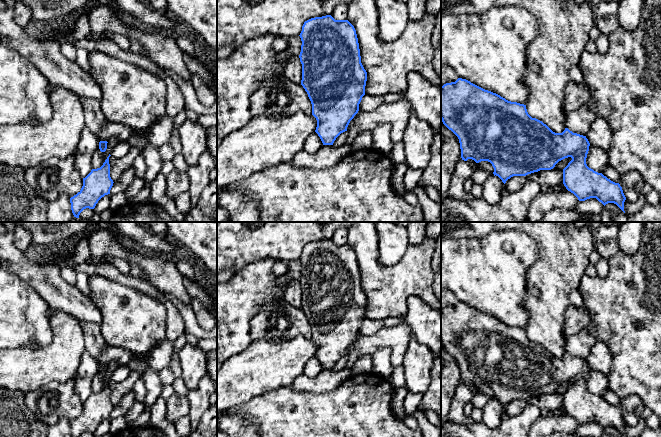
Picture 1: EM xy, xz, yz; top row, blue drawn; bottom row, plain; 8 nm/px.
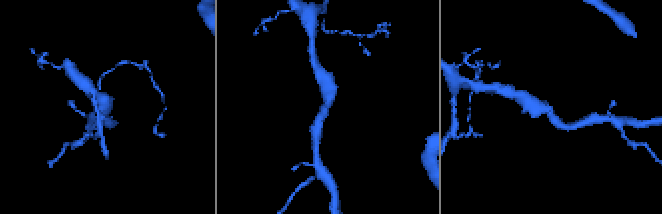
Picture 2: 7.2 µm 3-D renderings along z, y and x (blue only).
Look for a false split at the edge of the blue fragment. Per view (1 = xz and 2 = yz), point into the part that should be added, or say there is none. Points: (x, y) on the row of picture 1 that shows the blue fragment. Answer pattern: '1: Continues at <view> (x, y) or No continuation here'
1: No continuation here
2: No continuation here

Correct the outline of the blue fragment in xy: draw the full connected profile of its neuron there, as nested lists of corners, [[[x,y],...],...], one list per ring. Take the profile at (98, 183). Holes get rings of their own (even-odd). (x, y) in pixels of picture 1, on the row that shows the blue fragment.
[[[109,157],[100,168],[92,169],[83,178],[81,190],[70,198],[71,210],[74,217],[79,218],[80,213],[86,209],[94,209],[98,201],[105,195],[110,194],[113,180],[110,177]]]

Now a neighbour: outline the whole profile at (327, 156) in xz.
[[[348,144],[339,147],[323,145],[315,153],[301,151],[292,159],[291,164],[296,168],[325,169],[336,165],[352,151],[352,145]]]

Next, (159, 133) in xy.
[[[165,114],[157,120],[148,130],[146,138],[148,143],[160,148],[165,143],[169,143],[173,128],[173,118]]]

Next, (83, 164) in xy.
[[[78,150],[73,155],[75,166],[82,178],[85,178],[93,169],[91,164],[92,156],[83,154]]]

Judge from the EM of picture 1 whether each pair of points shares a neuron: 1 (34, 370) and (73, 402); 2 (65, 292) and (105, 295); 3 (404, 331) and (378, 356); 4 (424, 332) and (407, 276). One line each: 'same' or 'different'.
1: different
2: different
3: different
4: different

